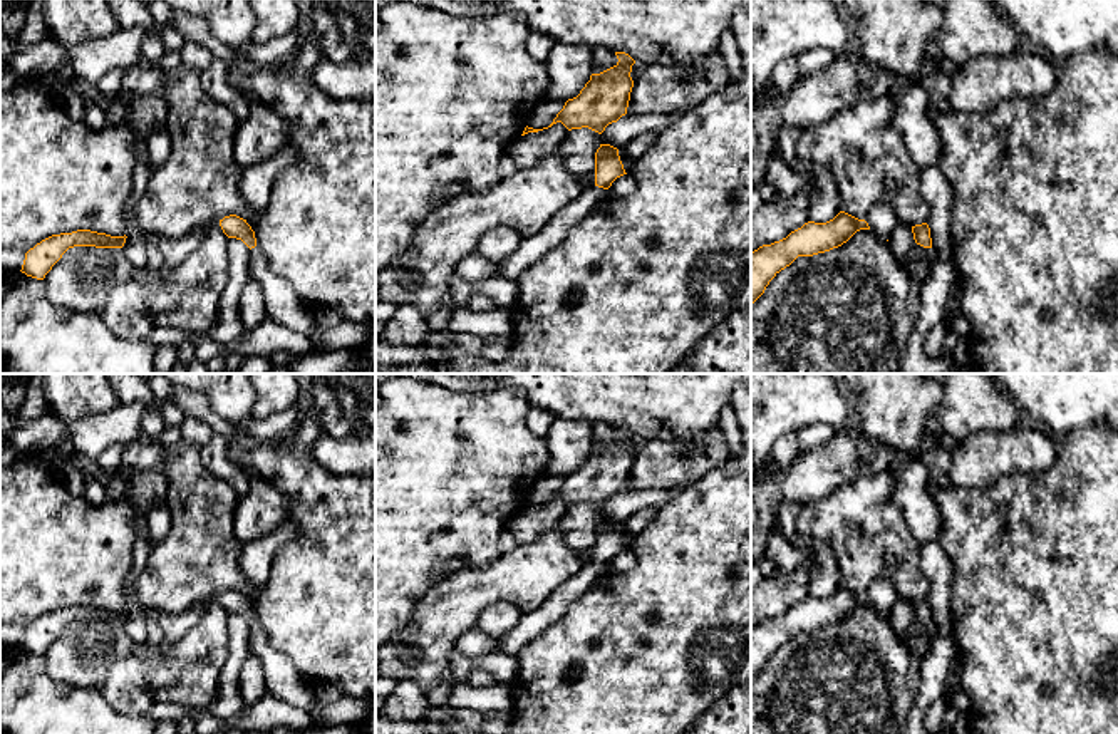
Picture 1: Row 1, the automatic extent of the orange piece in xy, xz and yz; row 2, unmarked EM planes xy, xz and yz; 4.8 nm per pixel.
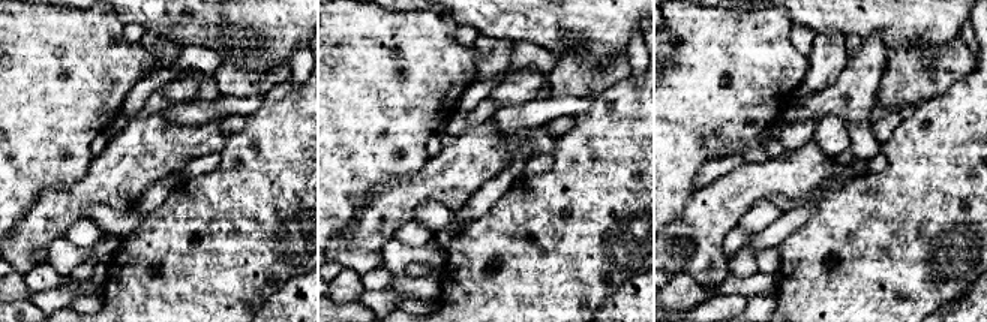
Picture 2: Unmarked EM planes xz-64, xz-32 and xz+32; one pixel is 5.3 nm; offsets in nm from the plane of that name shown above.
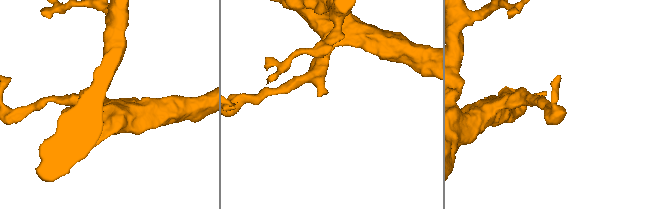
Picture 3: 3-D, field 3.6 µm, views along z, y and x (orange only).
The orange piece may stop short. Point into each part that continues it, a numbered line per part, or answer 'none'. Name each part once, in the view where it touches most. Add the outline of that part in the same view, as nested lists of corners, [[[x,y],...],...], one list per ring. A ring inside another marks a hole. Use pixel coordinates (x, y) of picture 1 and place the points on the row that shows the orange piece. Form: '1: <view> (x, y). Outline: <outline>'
1: xz (532, 248). Outline: [[[590,186],[582,194],[560,209],[541,231],[523,238],[518,250],[508,258],[496,263],[493,277],[520,275],[528,266],[535,265],[545,253],[560,245],[570,226],[587,218],[598,203],[608,198],[607,189]]]

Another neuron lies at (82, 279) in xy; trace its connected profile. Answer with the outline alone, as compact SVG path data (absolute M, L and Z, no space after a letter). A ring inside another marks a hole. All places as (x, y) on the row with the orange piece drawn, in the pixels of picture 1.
M74 246L52 266L44 283L55 305L101 312L111 292L132 280L134 270L121 248Z

